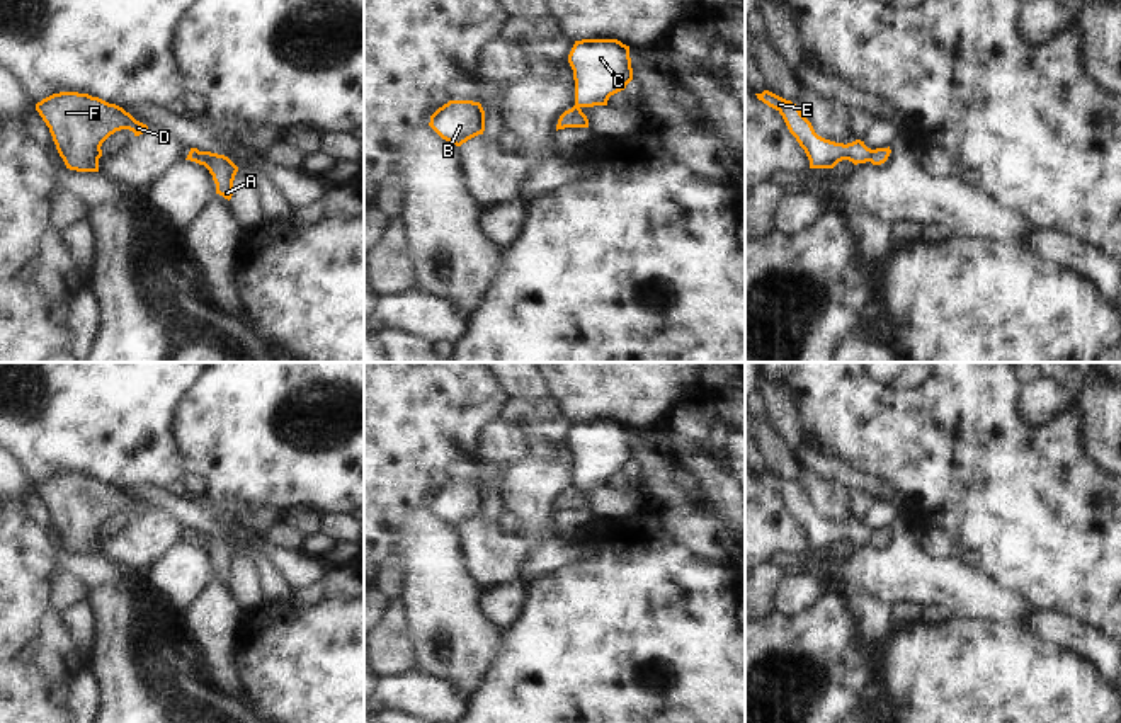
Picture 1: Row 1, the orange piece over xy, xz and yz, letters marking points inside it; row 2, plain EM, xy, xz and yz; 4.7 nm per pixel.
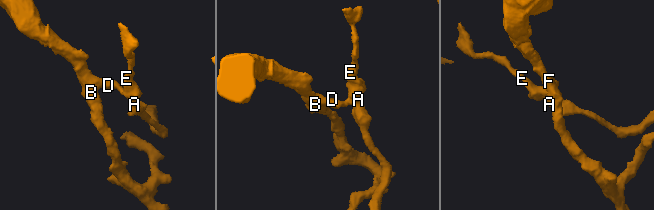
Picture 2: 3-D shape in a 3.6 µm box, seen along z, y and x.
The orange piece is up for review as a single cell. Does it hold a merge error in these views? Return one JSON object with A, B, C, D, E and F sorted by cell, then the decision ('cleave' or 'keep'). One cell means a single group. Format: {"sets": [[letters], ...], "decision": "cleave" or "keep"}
{"sets": [["A", "C", "E"], ["B", "D", "F"]], "decision": "cleave"}

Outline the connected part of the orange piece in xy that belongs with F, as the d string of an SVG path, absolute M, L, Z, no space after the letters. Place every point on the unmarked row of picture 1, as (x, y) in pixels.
M53 475L37 483L36 492L66 549L77 553L99 553L100 527L116 512L129 510L139 517L148 510L122 488L88 475Z

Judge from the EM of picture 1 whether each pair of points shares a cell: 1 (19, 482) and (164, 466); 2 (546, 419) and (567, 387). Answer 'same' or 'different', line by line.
1: different
2: different

